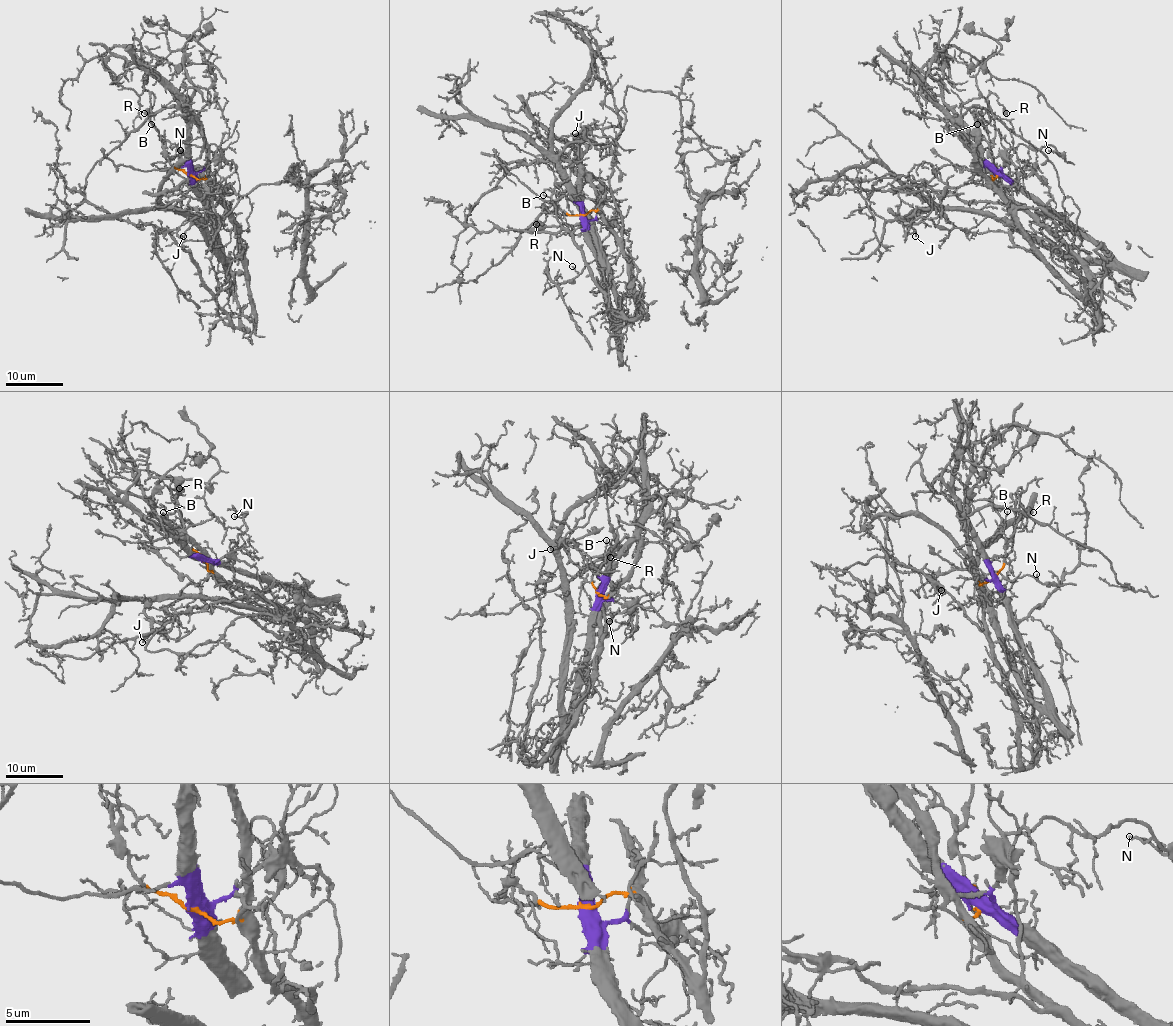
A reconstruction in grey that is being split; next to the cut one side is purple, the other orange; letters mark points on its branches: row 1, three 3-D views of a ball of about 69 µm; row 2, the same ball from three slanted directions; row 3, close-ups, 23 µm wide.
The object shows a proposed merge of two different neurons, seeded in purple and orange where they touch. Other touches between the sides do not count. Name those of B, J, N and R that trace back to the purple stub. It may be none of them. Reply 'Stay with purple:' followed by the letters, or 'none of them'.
Stay with purple: J, N

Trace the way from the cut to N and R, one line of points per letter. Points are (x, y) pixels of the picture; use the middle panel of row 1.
N: (582, 214), (588, 220), (607, 223), (610, 233), (601, 243), (598, 256), (584, 269), (578, 274), (572, 266)
R: (582, 214), (568, 214), (558, 207), (550, 213), (542, 212), (542, 206), (546, 219), (536, 225)

